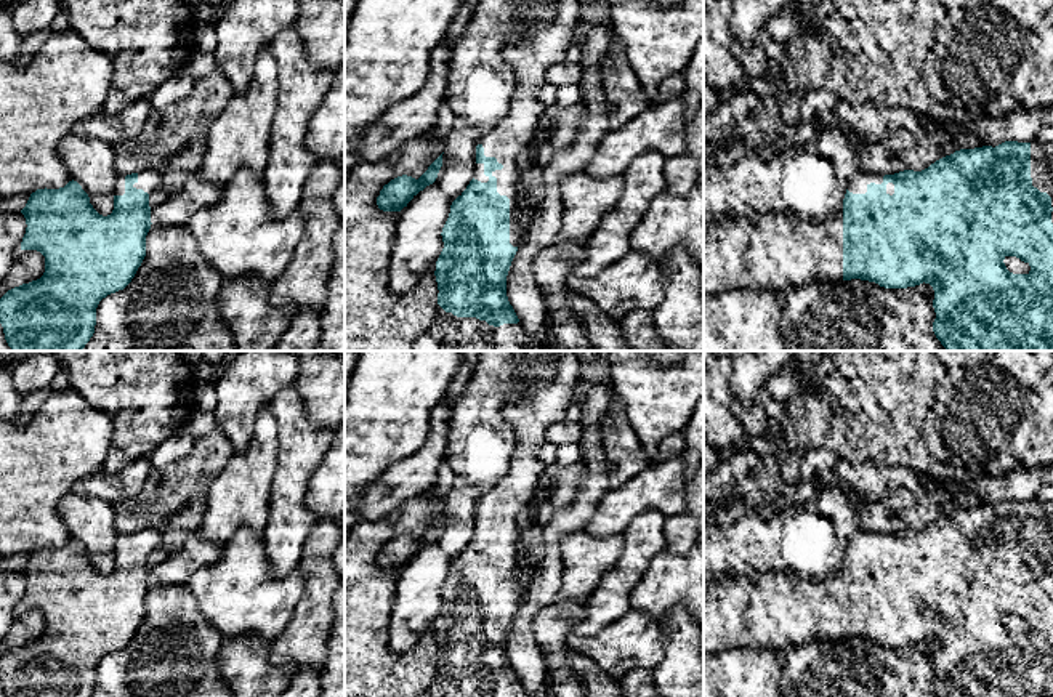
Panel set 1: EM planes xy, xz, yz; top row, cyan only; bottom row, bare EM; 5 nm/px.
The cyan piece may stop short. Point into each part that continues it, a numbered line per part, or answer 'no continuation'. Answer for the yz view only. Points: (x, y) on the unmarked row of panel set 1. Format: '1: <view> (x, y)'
1: yz (1040, 513)
2: yz (768, 609)

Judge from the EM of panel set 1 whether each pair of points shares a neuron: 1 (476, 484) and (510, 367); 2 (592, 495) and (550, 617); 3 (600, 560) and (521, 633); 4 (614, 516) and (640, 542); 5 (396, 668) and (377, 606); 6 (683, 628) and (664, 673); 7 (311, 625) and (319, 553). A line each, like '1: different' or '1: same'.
1: same
2: different
3: different
4: different
5: same
6: same
7: same

